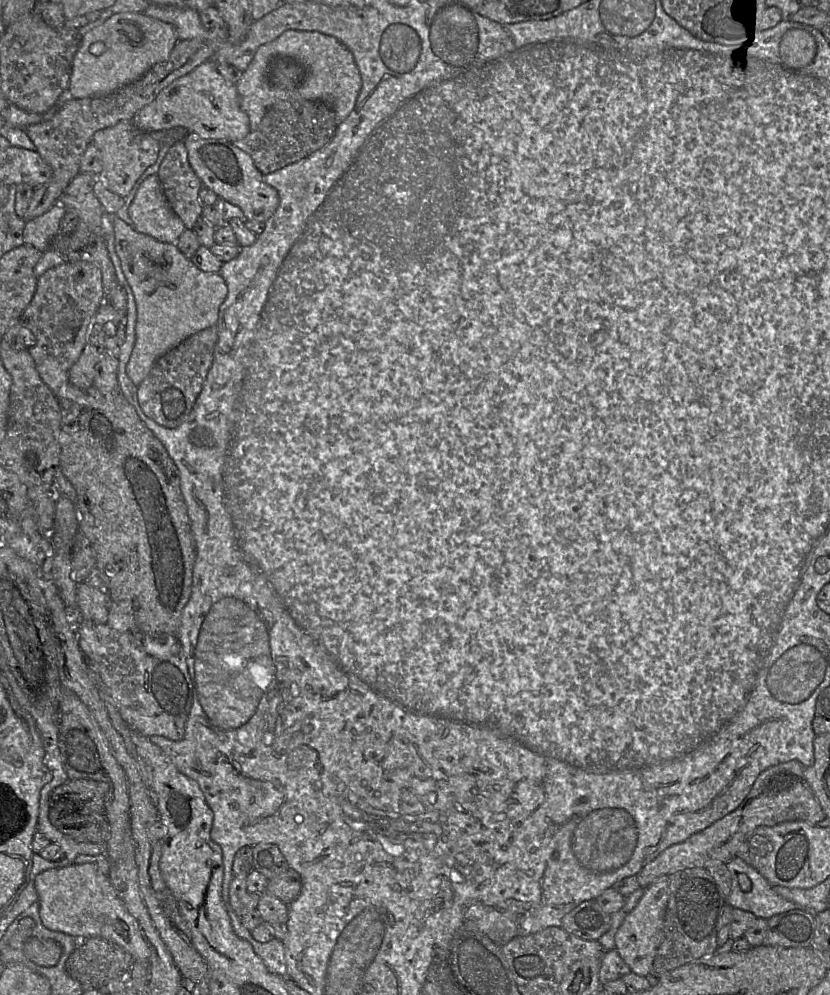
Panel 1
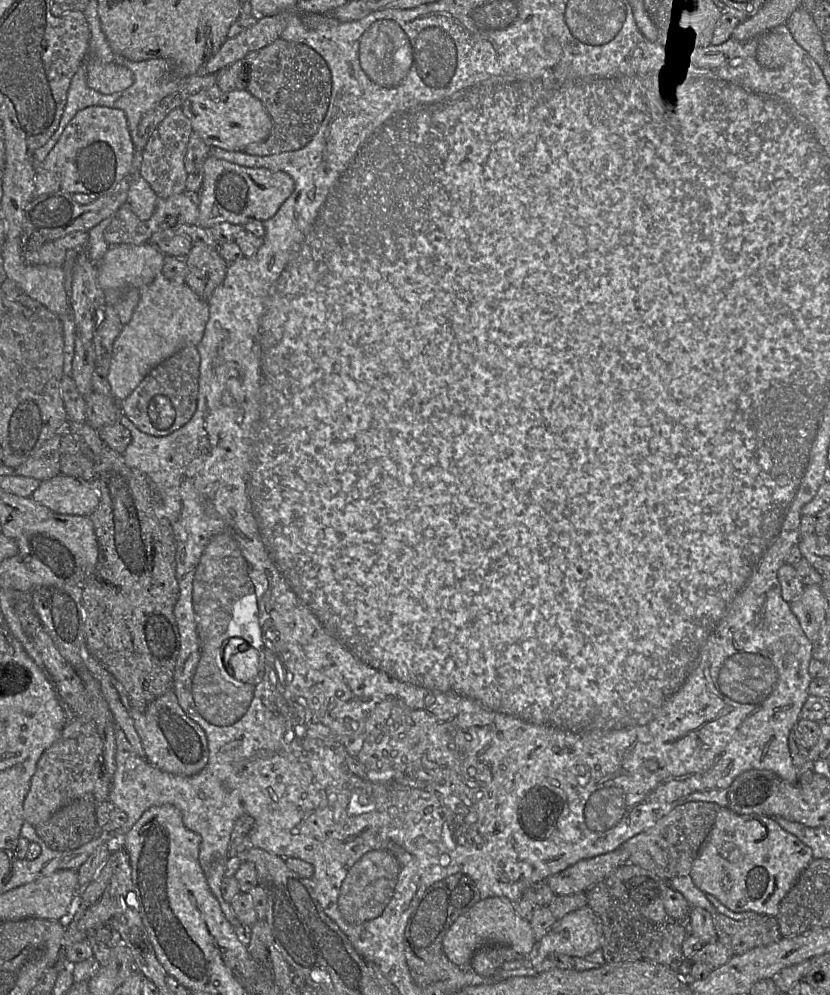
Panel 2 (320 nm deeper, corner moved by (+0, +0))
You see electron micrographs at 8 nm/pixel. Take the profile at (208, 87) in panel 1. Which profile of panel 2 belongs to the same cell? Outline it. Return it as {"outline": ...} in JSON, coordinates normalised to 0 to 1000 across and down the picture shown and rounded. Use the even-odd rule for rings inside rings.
{"outline":[[[259,84],[225,98],[219,106],[233,132],[252,147],[273,152],[293,152],[299,146],[319,141],[328,121],[317,104],[296,88],[270,92]]]}

